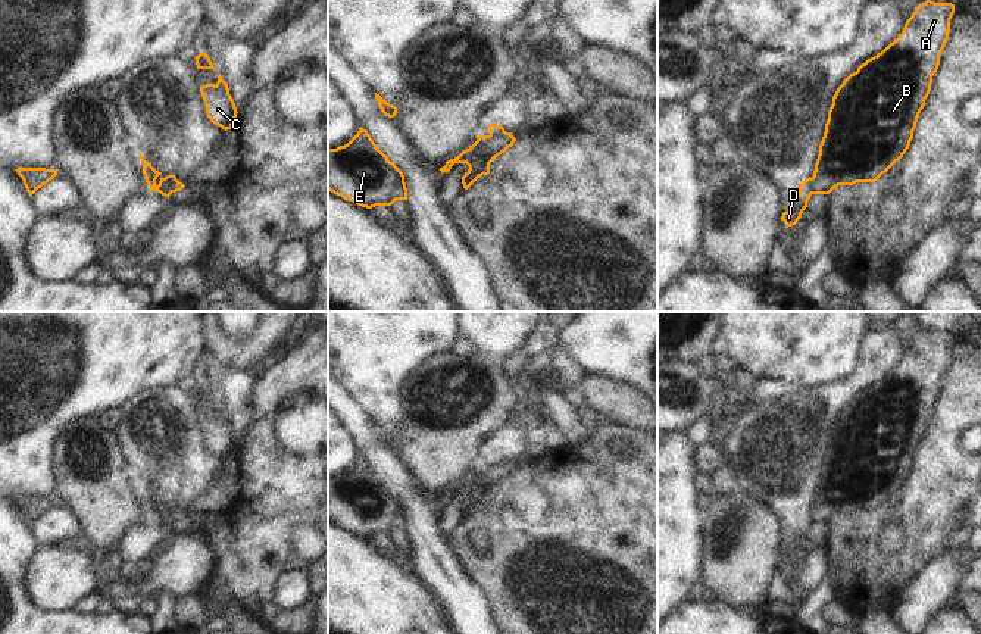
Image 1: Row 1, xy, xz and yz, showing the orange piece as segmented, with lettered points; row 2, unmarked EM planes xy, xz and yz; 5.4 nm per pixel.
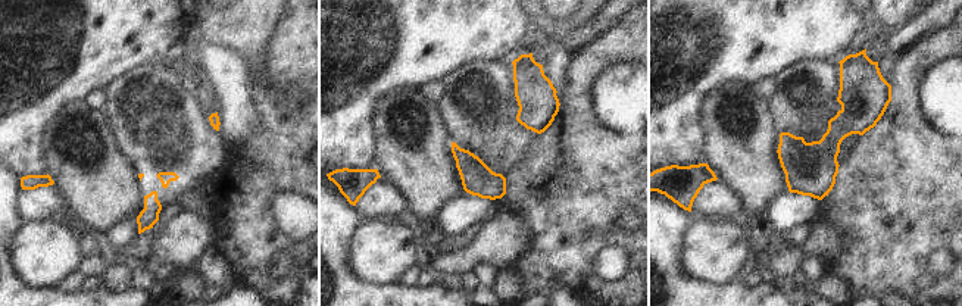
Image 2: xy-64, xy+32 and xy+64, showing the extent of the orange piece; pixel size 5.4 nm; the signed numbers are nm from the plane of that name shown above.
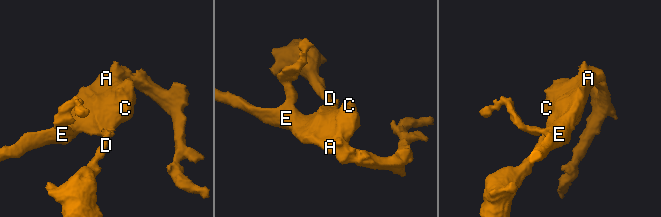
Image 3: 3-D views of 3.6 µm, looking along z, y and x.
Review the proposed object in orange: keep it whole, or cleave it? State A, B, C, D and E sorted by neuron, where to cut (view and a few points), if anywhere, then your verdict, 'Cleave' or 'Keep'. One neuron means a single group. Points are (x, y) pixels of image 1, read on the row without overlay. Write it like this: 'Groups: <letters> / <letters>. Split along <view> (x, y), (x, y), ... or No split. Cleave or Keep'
Groups: A B C E / D. Split along xy (175, 508), (168, 515), (159, 515). Cleave.

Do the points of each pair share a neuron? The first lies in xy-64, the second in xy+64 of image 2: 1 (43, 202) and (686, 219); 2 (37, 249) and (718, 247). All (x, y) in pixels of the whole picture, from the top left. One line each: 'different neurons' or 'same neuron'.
1: different neurons
2: same neuron

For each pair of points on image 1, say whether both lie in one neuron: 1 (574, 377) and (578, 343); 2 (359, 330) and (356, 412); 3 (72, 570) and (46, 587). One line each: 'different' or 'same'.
1: different
2: different
3: same

